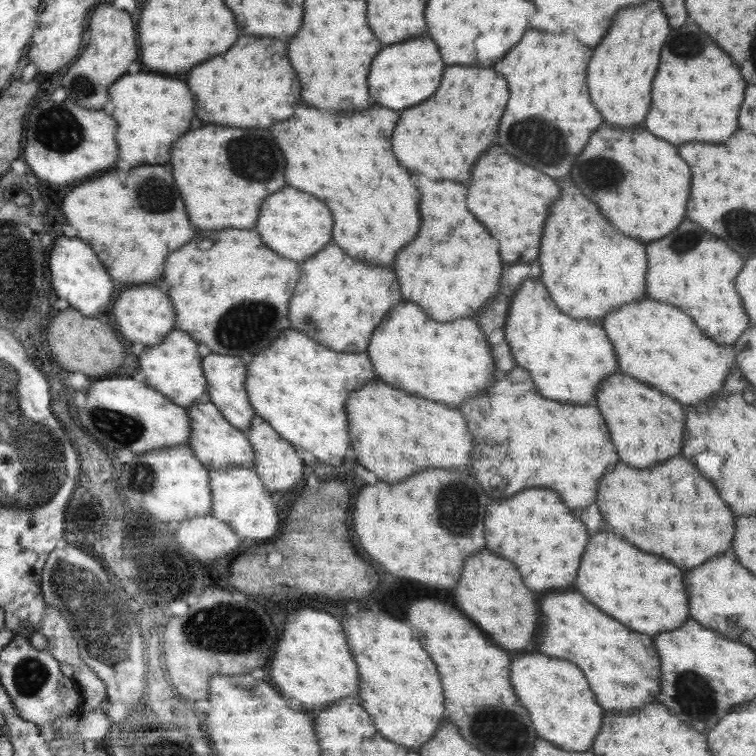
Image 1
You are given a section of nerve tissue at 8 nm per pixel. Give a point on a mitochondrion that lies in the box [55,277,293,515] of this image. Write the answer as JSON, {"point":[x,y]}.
{"point":[243,326]}

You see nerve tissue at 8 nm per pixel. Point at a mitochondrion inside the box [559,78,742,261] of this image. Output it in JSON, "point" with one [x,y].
{"point":[601,173]}

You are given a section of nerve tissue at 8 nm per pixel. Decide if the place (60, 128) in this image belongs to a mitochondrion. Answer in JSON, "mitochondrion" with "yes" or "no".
{"mitochondrion":"yes"}

